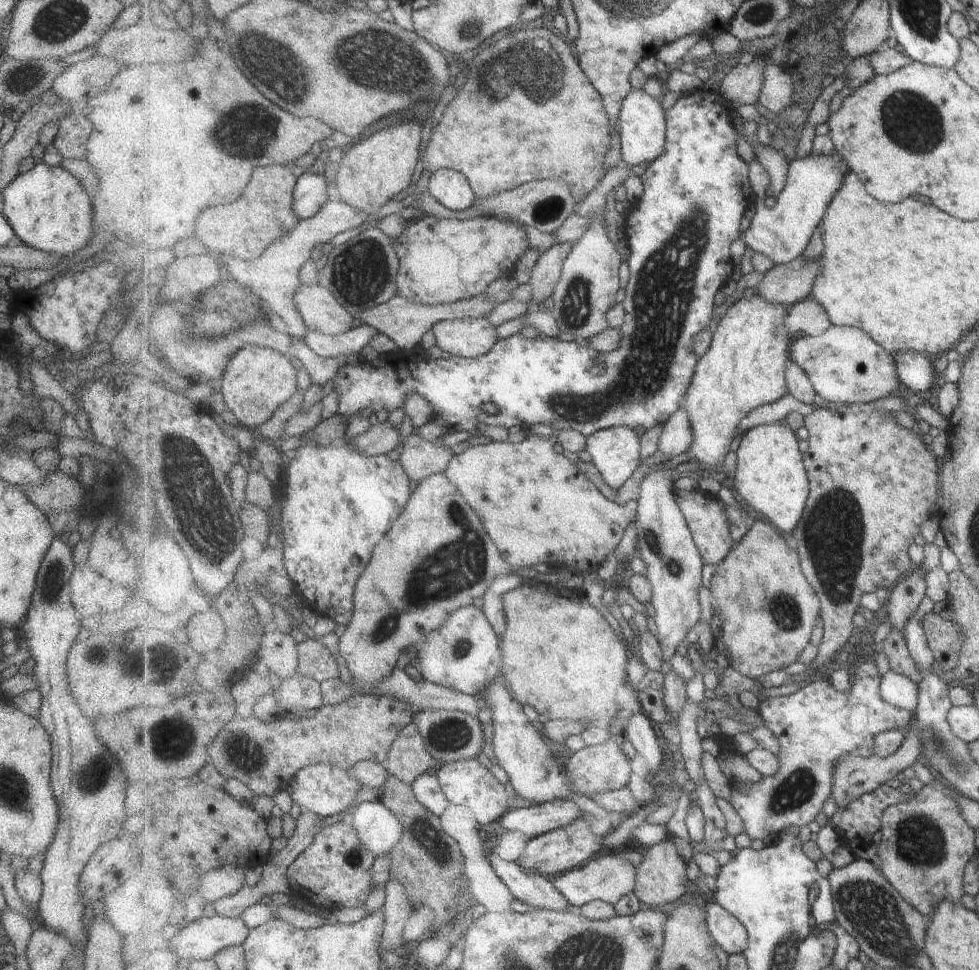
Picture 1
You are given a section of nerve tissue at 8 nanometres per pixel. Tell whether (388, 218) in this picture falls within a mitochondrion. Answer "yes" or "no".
no

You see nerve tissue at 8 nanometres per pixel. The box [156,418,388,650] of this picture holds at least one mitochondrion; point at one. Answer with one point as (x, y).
(198, 526)

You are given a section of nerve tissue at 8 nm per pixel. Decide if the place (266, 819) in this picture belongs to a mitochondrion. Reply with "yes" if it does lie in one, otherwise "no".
no

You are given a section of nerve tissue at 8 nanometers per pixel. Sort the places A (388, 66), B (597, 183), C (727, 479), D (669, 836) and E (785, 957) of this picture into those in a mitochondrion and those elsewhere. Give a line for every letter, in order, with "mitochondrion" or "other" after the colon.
A: mitochondrion
B: other
C: other
D: other
E: mitochondrion

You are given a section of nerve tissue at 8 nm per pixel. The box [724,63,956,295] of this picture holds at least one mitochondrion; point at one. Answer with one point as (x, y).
(913, 123)

